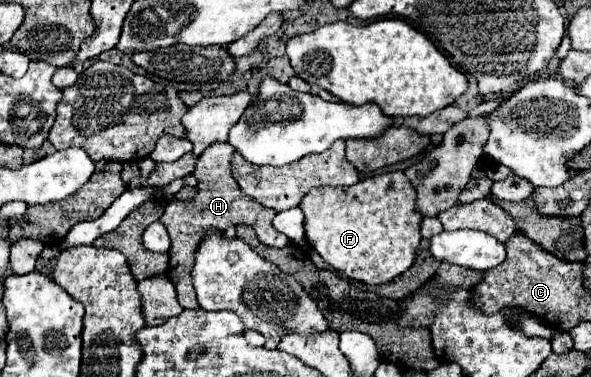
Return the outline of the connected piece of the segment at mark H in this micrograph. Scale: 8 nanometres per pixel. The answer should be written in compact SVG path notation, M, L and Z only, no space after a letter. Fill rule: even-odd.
M213 143L209 145L199 161L197 161L197 167L193 171L193 175L197 177L199 181L199 195L191 201L177 201L177 199L171 199L163 217L161 217L161 223L165 225L169 237L171 237L171 249L169 249L169 269L167 269L167 277L171 279L171 283L175 285L177 289L177 299L179 303L185 307L185 309L197 309L199 303L193 301L193 283L191 283L191 269L193 269L193 263L195 263L195 251L199 247L199 243L203 241L205 233L209 229L215 229L215 231L225 231L227 227L231 225L249 225L255 229L259 241L263 245L269 245L269 247L287 247L291 245L289 237L285 237L283 233L279 233L271 221L275 217L275 211L269 209L269 207L263 207L261 203L253 201L251 197L247 197L237 181L233 179L231 175L231 155L233 155L233 147L229 143Z

